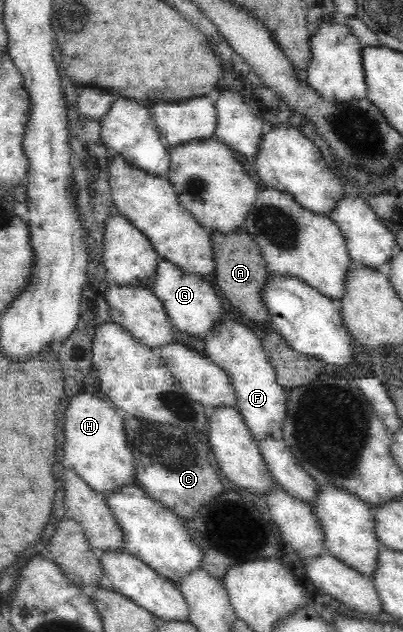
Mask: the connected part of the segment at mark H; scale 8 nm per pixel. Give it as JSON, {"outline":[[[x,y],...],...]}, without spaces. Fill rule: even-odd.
{"outline":[[[77,393],[64,411],[64,457],[72,468],[96,492],[108,493],[134,482],[132,454],[126,445],[122,419],[117,409],[100,394]]]}

